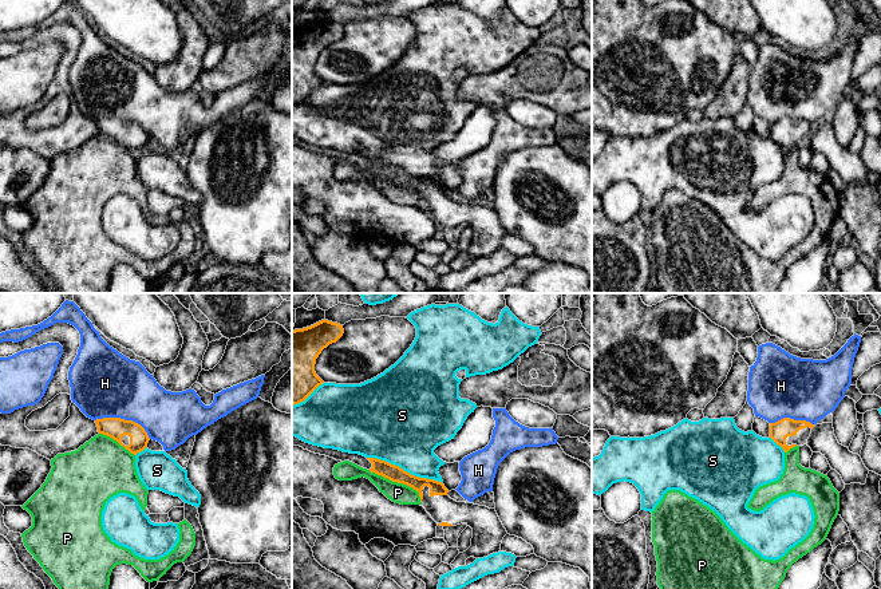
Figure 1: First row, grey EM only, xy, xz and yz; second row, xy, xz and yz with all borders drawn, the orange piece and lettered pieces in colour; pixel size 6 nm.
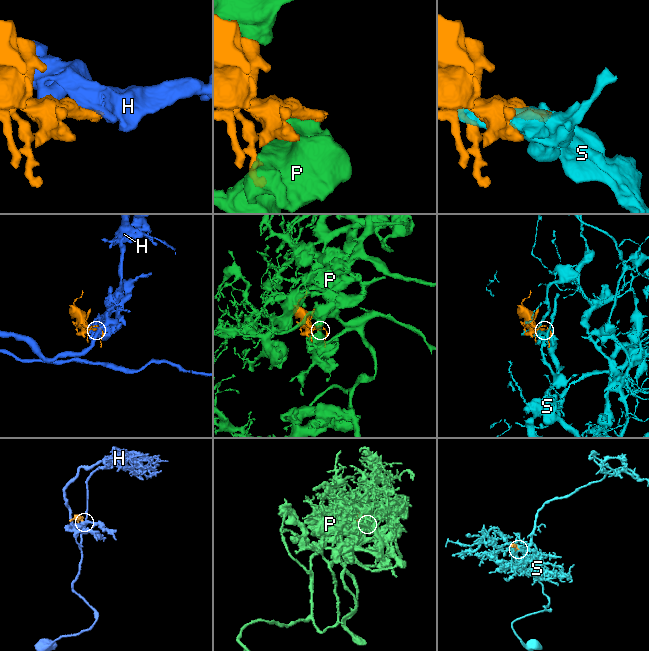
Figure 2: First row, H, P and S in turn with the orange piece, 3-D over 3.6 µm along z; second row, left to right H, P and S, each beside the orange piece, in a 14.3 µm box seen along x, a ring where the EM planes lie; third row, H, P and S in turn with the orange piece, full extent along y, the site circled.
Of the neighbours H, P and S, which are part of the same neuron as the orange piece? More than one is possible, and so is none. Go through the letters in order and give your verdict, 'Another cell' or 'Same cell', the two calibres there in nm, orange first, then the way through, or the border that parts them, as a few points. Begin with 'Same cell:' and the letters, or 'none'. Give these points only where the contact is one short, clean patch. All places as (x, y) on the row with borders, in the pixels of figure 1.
Same cell: none
H: Another cell. Thickness 130 nm (orange) against 400 nm
P: Another cell. Thickness 100 nm (orange) against 120 nm
S: Another cell. Thickness 100 nm (orange) against 440 nm

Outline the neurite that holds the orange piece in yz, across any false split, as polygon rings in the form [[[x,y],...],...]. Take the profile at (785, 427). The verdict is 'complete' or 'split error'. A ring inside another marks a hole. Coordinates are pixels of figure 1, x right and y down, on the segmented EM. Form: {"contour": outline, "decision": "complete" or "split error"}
{"contour": [[[783,418],[770,423],[770,438],[787,452],[795,446],[803,446],[811,434],[814,424],[806,420]]], "decision": "split error"}

